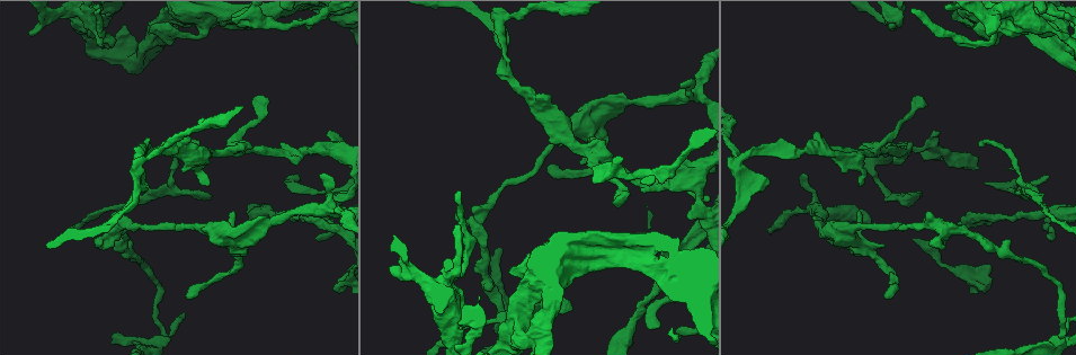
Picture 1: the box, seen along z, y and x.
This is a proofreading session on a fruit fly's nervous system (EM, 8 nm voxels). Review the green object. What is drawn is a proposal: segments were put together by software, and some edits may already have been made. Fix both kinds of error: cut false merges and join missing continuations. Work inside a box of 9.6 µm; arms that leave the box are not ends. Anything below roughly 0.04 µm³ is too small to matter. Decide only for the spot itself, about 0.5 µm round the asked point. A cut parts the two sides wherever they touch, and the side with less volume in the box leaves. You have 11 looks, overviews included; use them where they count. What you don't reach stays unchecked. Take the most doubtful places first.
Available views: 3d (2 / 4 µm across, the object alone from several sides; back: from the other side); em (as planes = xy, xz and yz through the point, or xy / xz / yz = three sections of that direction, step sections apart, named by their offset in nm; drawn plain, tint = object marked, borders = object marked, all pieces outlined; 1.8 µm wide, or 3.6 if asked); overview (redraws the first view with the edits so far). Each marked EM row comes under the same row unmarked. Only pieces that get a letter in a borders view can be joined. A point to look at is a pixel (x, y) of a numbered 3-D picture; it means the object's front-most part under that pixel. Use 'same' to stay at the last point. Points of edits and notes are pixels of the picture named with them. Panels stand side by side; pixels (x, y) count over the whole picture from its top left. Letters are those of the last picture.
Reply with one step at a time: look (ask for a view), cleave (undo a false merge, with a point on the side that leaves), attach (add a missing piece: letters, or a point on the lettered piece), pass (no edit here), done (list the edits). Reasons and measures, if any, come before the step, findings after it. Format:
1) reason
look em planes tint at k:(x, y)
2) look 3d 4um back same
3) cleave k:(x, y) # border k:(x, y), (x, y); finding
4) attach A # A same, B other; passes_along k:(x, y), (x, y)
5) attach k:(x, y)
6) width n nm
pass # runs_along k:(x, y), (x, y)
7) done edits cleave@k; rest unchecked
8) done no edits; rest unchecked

calibre changes
look em planes borders at 1:(1035, 21)

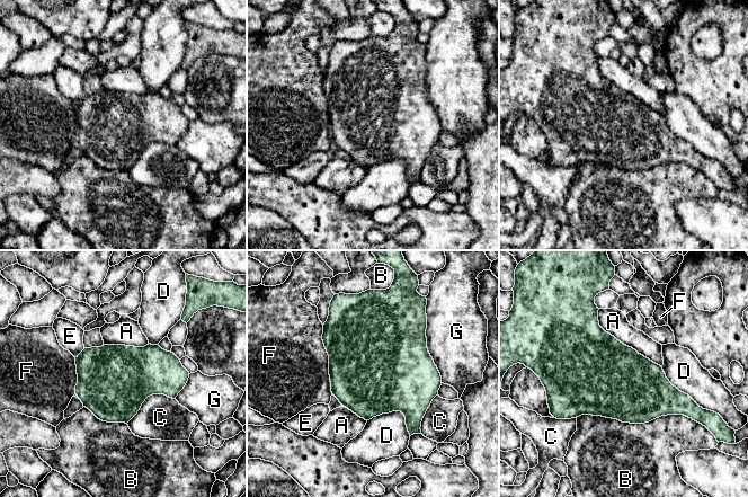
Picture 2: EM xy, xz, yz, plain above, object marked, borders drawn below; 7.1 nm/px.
pass # A other, B other, C other, D other, E other, F other, G other; border 2:(597, 310), (606, 331), (660, 366); all the same neuron

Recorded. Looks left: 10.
three arms meet
look 3d 4um at 1:(324, 151)

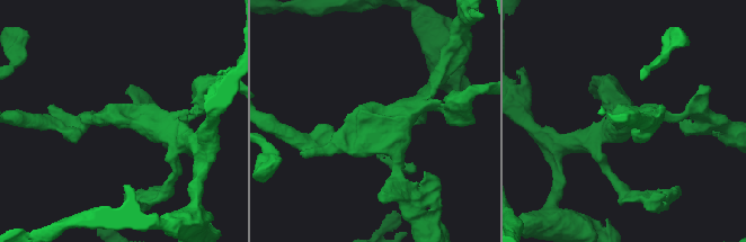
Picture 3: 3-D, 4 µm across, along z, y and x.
arms 3; arm_widths 190, 200, 320 nm; now the EM
look em planes tint at 3:(375, 134)

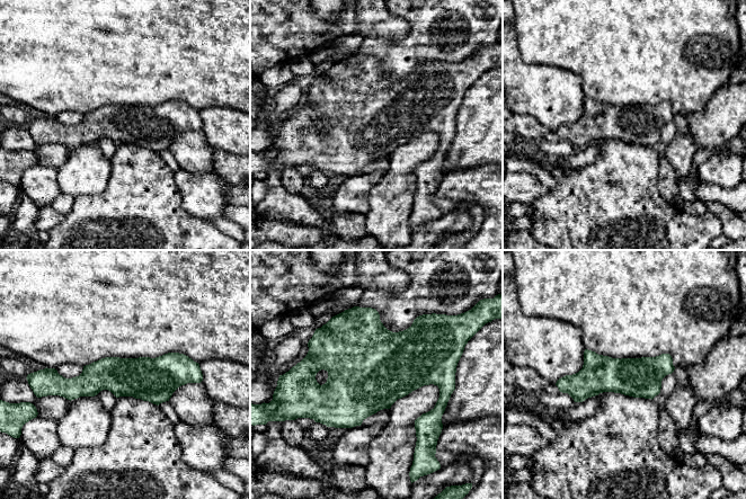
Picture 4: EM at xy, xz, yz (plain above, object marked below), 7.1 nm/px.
what lies round it
look em planes borders same

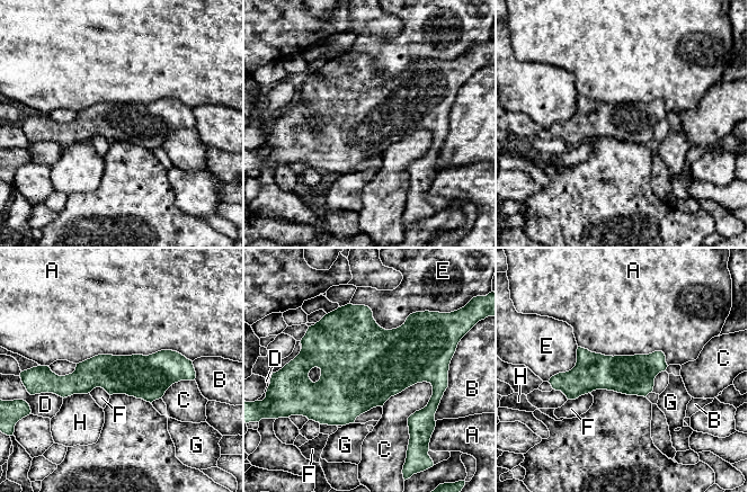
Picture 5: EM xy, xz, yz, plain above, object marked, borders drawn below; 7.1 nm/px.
pass # A other, B other, C other, D other, E other, F other, G other, H other; runs_along 5:(185, 368), (50, 379); one neuron here

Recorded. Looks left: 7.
free end
look em planes borders at 1:(332, 287)

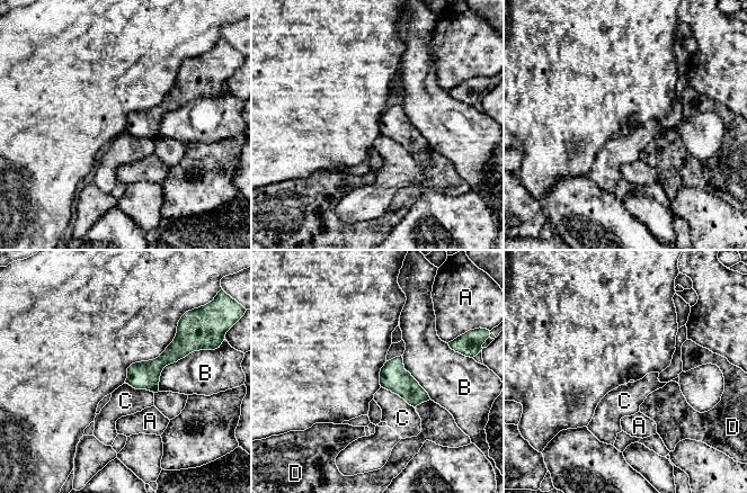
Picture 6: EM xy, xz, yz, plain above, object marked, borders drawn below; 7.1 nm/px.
pass # A other, B other, C other, D other; border 6:(381, 386), (398, 394), (414, 408); no lettered piece goes on from it

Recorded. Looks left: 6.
branch stops here
look 3d 2um at 1:(28, 32)

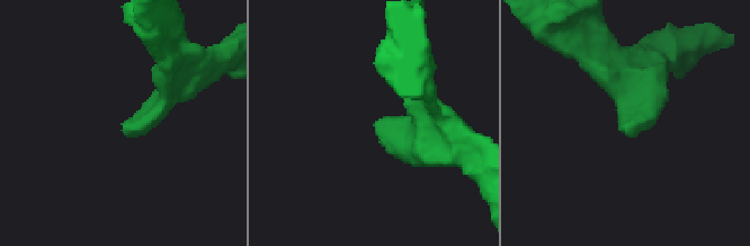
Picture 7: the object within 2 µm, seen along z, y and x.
look em planes tint at 7:(623, 128)

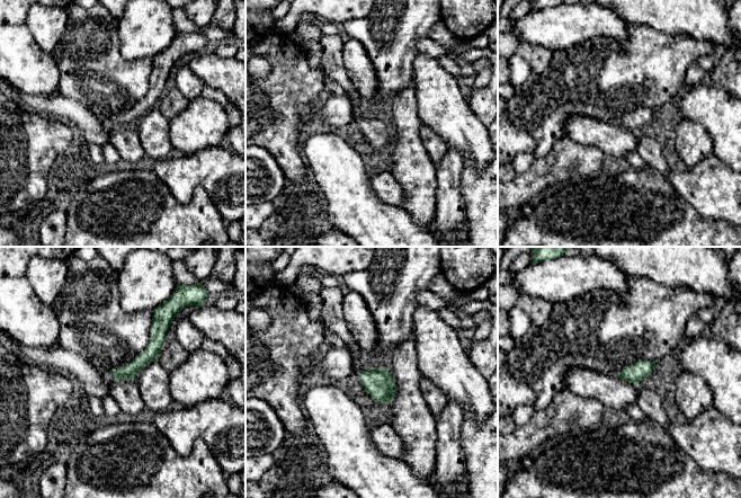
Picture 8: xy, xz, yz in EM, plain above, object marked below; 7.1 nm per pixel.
see the neighbours
look em planes borders same

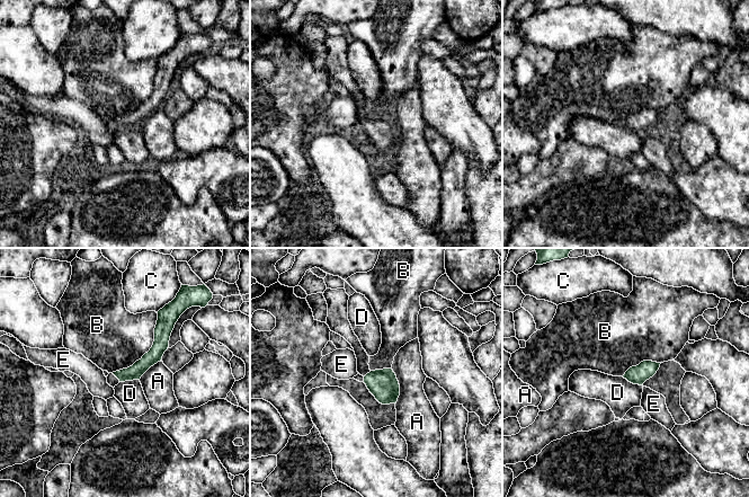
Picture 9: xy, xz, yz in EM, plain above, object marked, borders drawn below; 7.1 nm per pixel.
pass # A other, B other, C other, D other, E other; border 9:(157, 312), (152, 346), (112, 372); none of them fits

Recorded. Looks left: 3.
done no edits; rest unchecked

